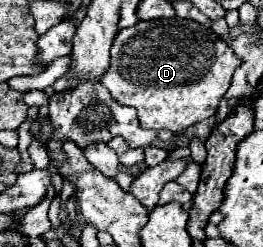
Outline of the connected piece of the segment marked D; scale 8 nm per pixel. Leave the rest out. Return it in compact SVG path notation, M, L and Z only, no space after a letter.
M155 19L139 21L133 27L121 29L111 47L111 61L107 73L103 73L101 83L109 89L115 101L131 105L137 109L143 129L169 129L173 133L185 131L197 121L203 121L217 113L219 99L231 85L233 71L241 65L239 57L227 47L227 43L215 35L209 27L187 19Z

